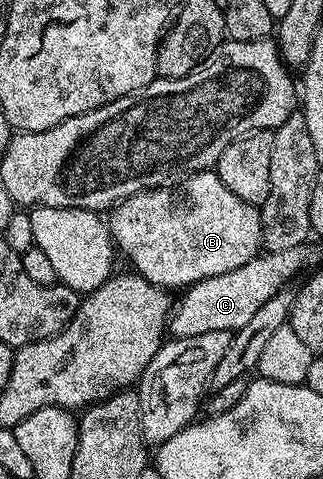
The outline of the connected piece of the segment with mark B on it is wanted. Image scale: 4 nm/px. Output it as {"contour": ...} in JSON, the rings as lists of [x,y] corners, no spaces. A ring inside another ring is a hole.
{"contour":[[[194,169],[187,175],[190,176],[175,187],[159,185],[123,199],[108,215],[110,235],[117,250],[130,258],[134,266],[131,268],[137,274],[163,289],[185,289],[202,279],[240,269],[240,265],[252,261],[263,250],[262,212],[255,204],[240,201],[240,197],[220,181],[217,170]]]}

